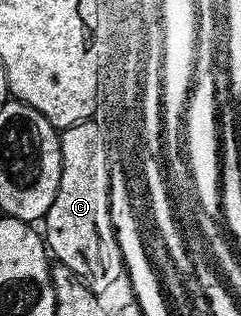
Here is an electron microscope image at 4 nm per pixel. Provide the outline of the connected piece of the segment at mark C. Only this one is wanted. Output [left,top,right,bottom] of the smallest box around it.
[44,119,124,291]

